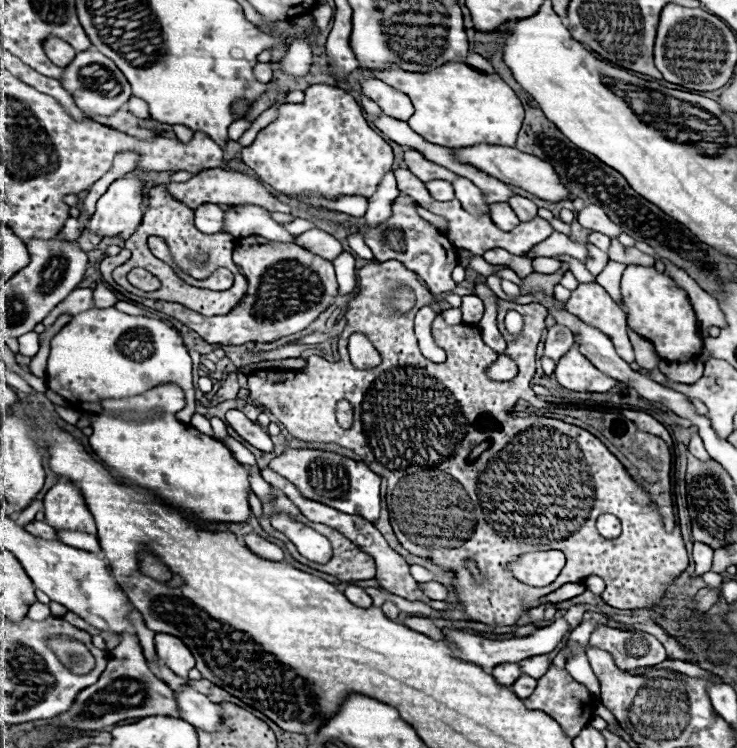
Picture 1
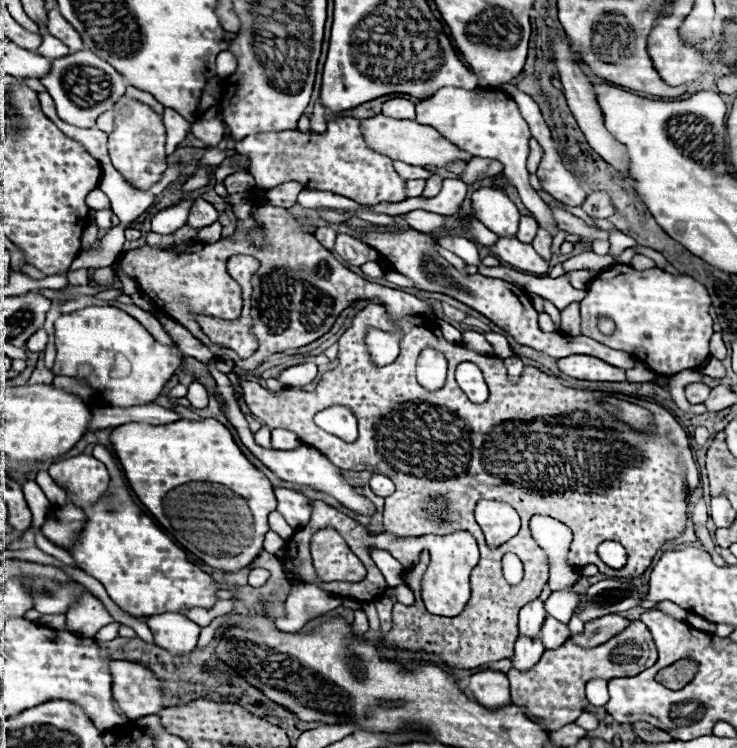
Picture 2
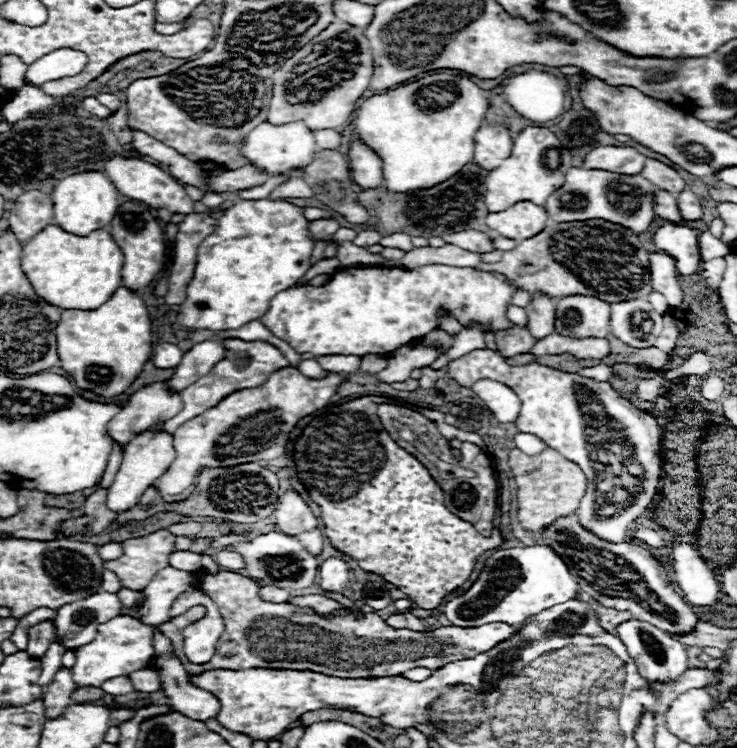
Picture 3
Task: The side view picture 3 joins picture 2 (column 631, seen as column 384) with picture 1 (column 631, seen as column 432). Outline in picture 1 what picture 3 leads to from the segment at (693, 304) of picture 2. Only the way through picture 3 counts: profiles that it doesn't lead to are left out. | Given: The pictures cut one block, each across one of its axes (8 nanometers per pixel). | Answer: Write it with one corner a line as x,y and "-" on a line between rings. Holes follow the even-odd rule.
628,266
622,276
622,302
628,308
628,326
654,344
660,358
694,360
702,352
702,338
688,294
654,266

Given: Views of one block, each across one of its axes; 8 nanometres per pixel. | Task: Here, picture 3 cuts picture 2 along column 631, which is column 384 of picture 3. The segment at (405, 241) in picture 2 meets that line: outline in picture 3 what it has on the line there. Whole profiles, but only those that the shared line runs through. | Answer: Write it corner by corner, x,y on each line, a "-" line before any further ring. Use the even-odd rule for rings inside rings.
364,354
362,356
362,364
360,370
368,372
368,374
376,374
380,370
384,370
388,366
388,356
380,356
380,354

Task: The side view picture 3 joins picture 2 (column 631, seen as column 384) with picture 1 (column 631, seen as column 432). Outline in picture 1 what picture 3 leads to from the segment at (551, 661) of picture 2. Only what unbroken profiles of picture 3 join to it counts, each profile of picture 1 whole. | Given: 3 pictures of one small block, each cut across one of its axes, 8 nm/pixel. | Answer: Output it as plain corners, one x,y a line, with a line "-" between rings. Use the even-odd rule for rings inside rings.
600,624
590,634
590,646
608,650
622,670
654,666
666,660
664,646
642,630
618,630

